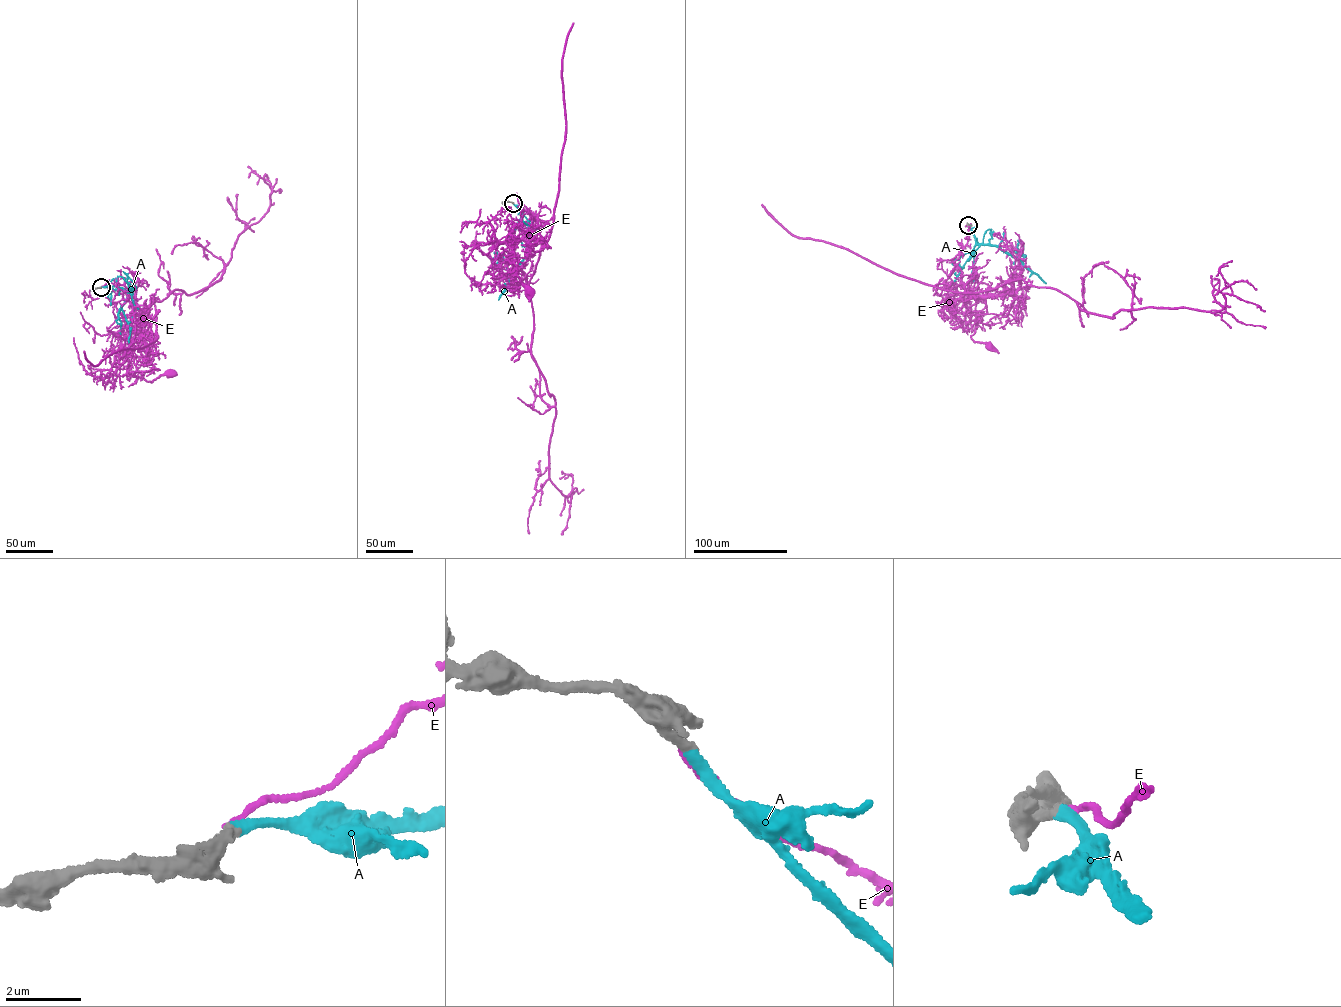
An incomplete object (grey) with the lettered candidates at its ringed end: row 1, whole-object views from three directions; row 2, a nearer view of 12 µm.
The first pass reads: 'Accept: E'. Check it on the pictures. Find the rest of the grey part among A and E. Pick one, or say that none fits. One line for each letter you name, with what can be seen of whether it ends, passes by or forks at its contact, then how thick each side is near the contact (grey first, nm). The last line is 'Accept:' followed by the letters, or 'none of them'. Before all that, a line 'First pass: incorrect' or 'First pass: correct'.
First pass: incorrect
A: it ends | 240/280 nm
Accept: A

